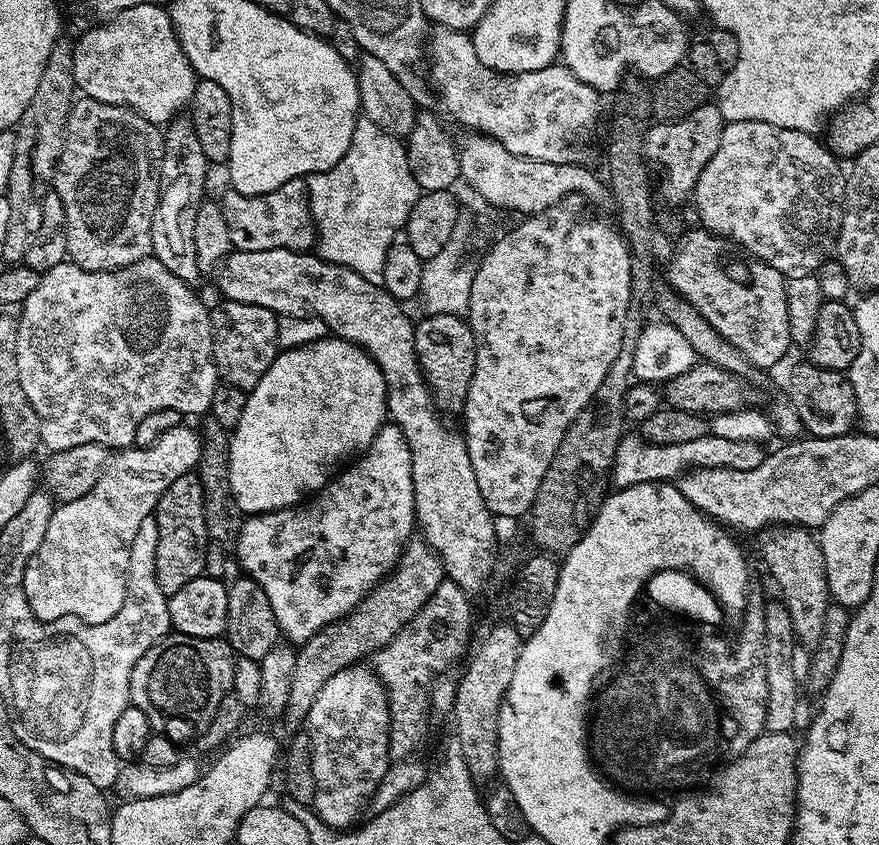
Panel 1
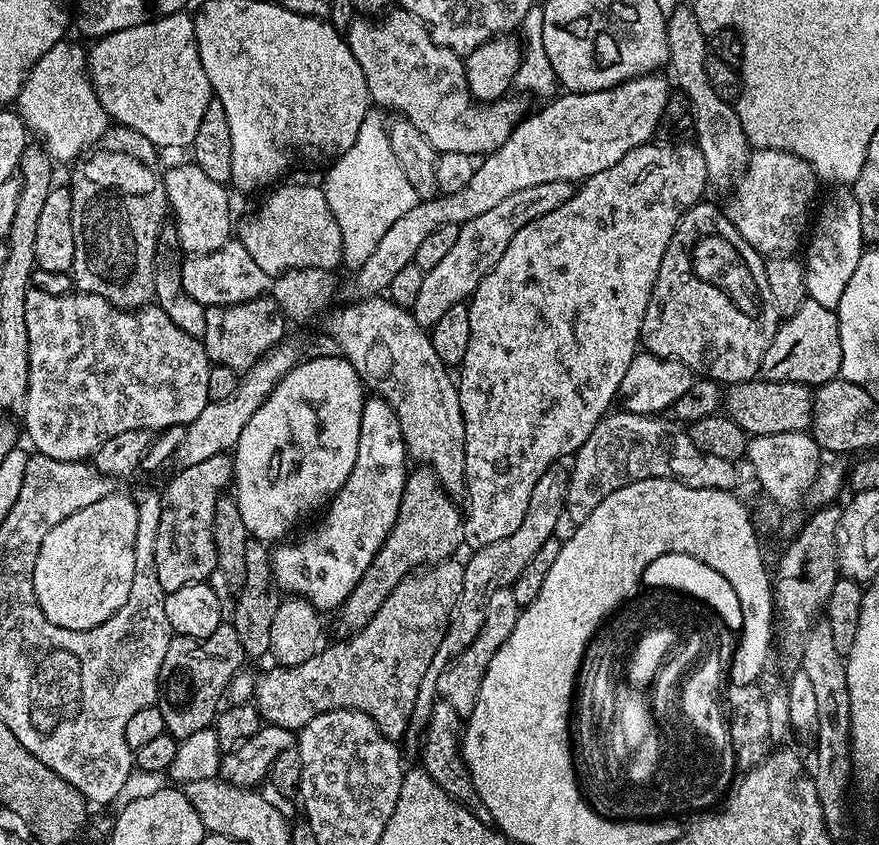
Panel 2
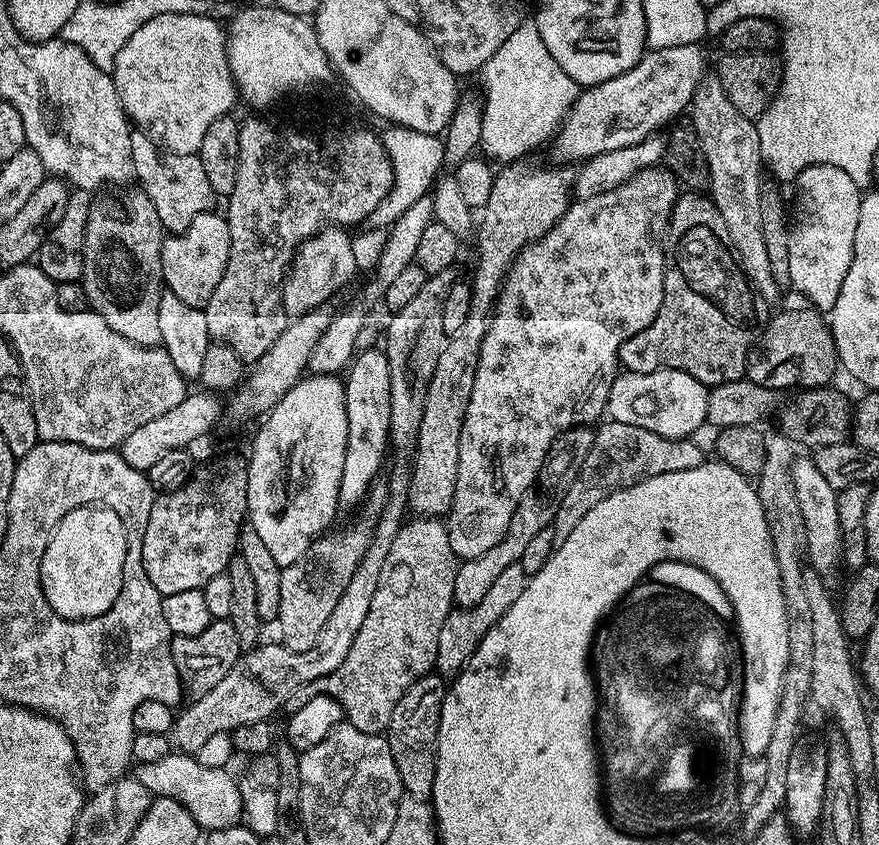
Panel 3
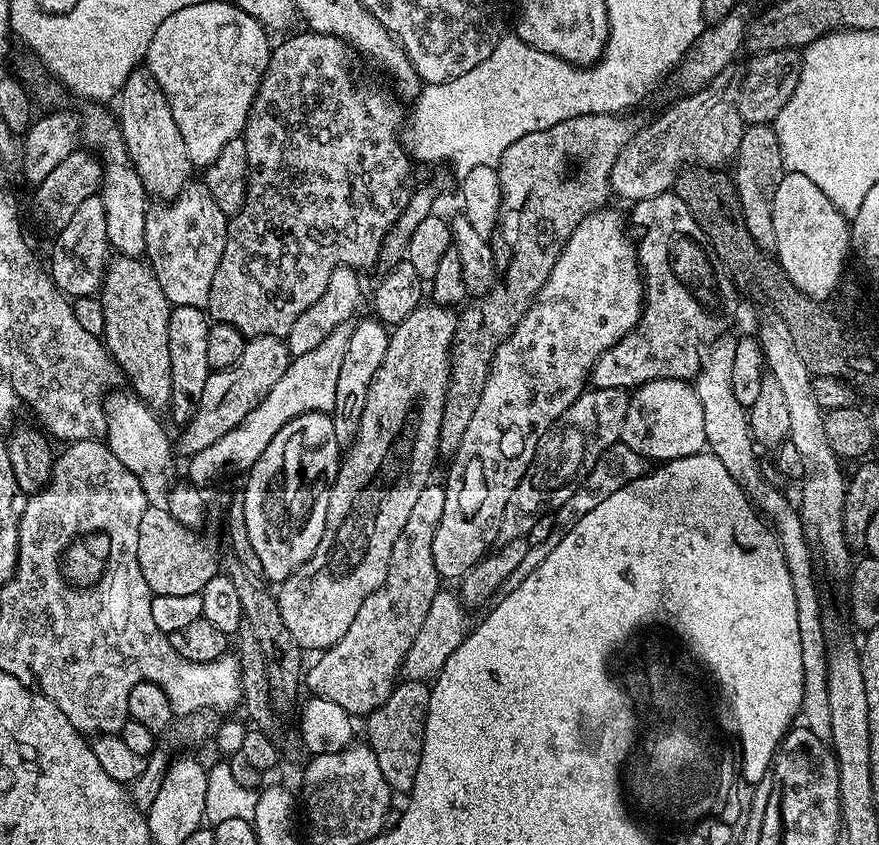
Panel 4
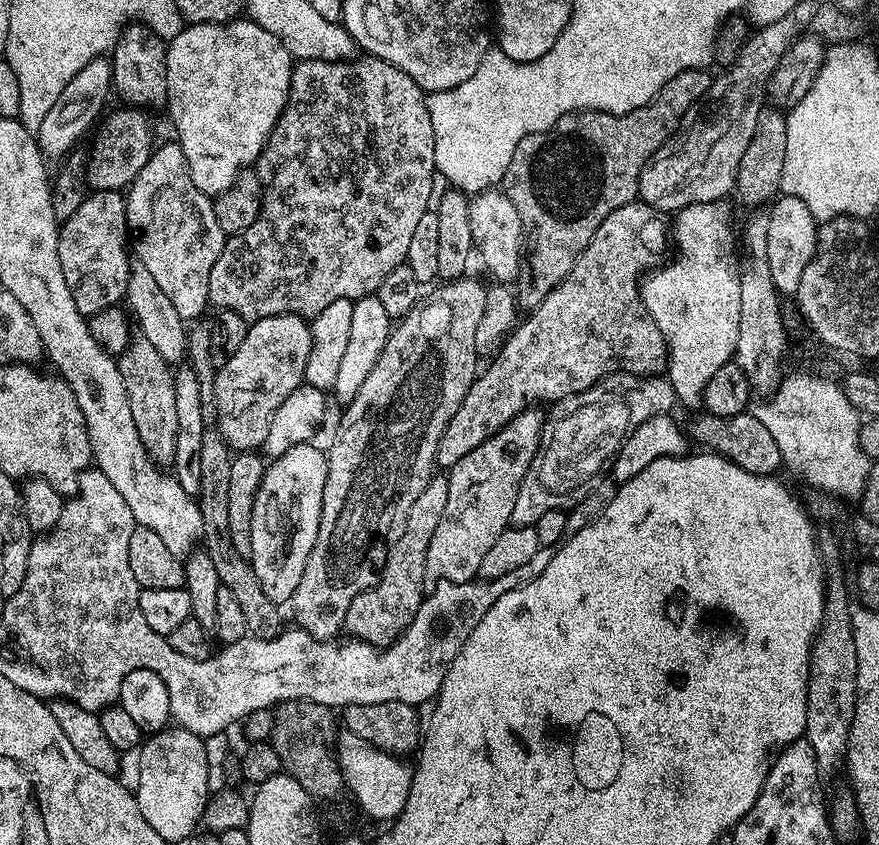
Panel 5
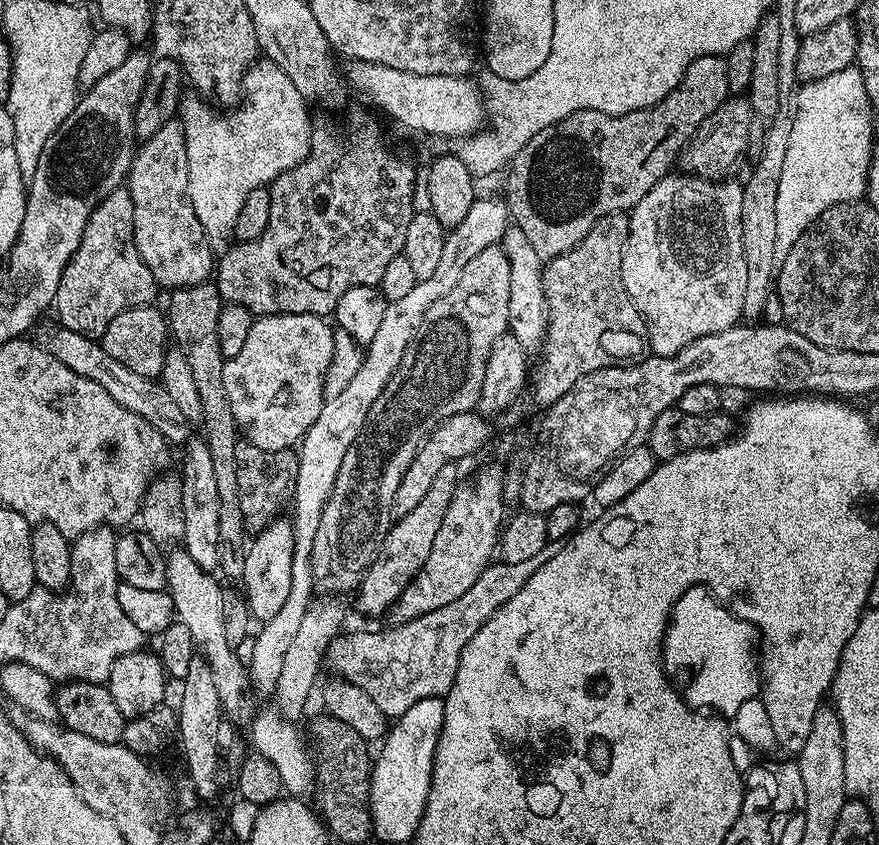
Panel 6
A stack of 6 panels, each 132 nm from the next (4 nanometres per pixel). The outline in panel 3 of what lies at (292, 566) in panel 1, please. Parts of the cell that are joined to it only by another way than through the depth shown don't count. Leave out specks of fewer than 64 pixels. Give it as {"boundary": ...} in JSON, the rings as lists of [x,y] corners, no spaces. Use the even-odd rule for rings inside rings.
{"boundary":[[[379,347],[359,353],[346,369],[344,401],[346,402],[346,462],[342,466],[340,503],[352,508],[368,492],[384,464],[384,451],[390,448],[390,366]]]}

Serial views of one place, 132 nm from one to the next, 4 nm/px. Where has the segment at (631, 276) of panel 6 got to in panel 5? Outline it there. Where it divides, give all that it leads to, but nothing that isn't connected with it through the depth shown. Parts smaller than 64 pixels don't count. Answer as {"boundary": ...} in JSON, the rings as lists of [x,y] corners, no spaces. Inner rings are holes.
{"boundary":[[[715,200],[714,202],[702,202],[701,204],[691,204],[685,208],[681,208],[679,212],[675,213],[674,220],[676,220],[676,236],[674,232],[674,244],[676,240],[676,248],[680,253],[672,260],[672,265],[669,268],[664,268],[661,272],[649,271],[648,277],[642,280],[639,285],[640,299],[642,307],[647,316],[656,322],[658,330],[664,335],[664,343],[668,346],[668,366],[666,369],[666,377],[672,383],[672,388],[676,391],[676,396],[685,404],[686,407],[696,410],[701,407],[704,399],[704,387],[706,382],[710,382],[712,375],[718,371],[718,366],[729,363],[736,355],[736,347],[738,346],[738,318],[742,314],[742,301],[740,296],[740,274],[738,271],[738,260],[734,253],[738,248],[738,240],[734,235],[732,237],[732,228],[728,223],[731,222],[732,216],[728,213],[727,203]]]}

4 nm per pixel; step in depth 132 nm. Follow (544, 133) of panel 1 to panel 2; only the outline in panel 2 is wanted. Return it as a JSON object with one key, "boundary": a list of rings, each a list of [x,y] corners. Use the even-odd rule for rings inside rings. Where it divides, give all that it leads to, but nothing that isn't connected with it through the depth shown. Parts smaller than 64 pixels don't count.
{"boundary":[[[403,10],[395,11],[389,11],[380,18],[385,20],[377,24],[371,24],[368,18],[356,18],[346,33],[350,50],[354,58],[358,58],[362,74],[366,74],[369,97],[375,103],[377,100],[381,109],[393,108],[393,113],[418,126],[418,130],[426,134],[426,142],[430,142],[437,153],[453,152],[480,158],[501,148],[520,123],[526,109],[509,98],[491,102],[473,100],[462,57],[434,42],[427,24],[417,16]]]}

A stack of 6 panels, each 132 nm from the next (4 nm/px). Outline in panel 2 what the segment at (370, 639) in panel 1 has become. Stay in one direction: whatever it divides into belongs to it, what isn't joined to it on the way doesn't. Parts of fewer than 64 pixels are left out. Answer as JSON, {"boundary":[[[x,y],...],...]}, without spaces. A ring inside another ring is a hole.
{"boundary":[[[416,466],[409,471],[402,490],[398,518],[386,542],[338,609],[340,617],[336,620],[336,628],[340,634],[351,634],[364,628],[366,622],[378,614],[378,606],[386,602],[394,586],[398,586],[398,582],[402,582],[412,572],[421,566],[431,566],[457,555],[456,551],[460,544],[465,543],[465,539],[464,518],[461,509],[456,509],[456,504],[457,501],[440,485],[431,468]]]}

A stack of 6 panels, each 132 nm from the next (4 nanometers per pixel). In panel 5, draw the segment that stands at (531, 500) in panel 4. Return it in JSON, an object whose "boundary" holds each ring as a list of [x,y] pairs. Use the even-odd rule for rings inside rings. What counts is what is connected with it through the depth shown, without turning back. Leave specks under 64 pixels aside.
{"boundary":[[[597,386],[588,388],[564,400],[555,401],[551,405],[552,417],[540,428],[540,445],[526,470],[520,483],[518,498],[514,498],[512,524],[516,526],[534,526],[542,514],[559,508],[568,510],[587,496],[589,485],[599,477],[599,472],[605,471],[606,465],[619,453],[630,429],[633,427],[632,408],[640,406],[640,396],[645,389],[634,386],[628,393],[615,392],[612,388]]]}

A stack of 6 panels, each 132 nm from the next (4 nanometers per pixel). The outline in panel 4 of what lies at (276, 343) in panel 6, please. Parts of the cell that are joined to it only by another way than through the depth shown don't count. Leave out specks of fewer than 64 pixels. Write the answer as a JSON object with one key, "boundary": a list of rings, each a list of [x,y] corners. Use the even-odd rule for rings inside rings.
{"boundary":[[[253,336],[245,343],[242,358],[226,370],[209,371],[206,386],[202,389],[202,402],[188,424],[179,429],[180,437],[175,437],[174,448],[181,457],[187,458],[206,450],[213,442],[218,442],[222,434],[234,430],[270,394],[274,382],[286,374],[290,363],[287,343],[278,336]]]}

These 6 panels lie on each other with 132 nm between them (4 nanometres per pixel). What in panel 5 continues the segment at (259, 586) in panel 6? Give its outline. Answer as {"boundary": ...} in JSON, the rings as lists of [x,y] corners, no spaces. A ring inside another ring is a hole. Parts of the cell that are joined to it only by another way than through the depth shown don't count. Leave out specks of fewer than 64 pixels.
{"boundary":[[[315,443],[299,444],[286,454],[275,457],[264,471],[262,486],[254,500],[254,518],[252,519],[252,569],[258,574],[258,582],[262,582],[262,590],[266,598],[278,606],[289,603],[298,590],[298,582],[302,582],[302,570],[306,570],[306,562],[310,558],[310,550],[314,550],[314,542],[320,525],[322,514],[322,490],[326,486],[328,458],[323,451],[315,448]]]}

